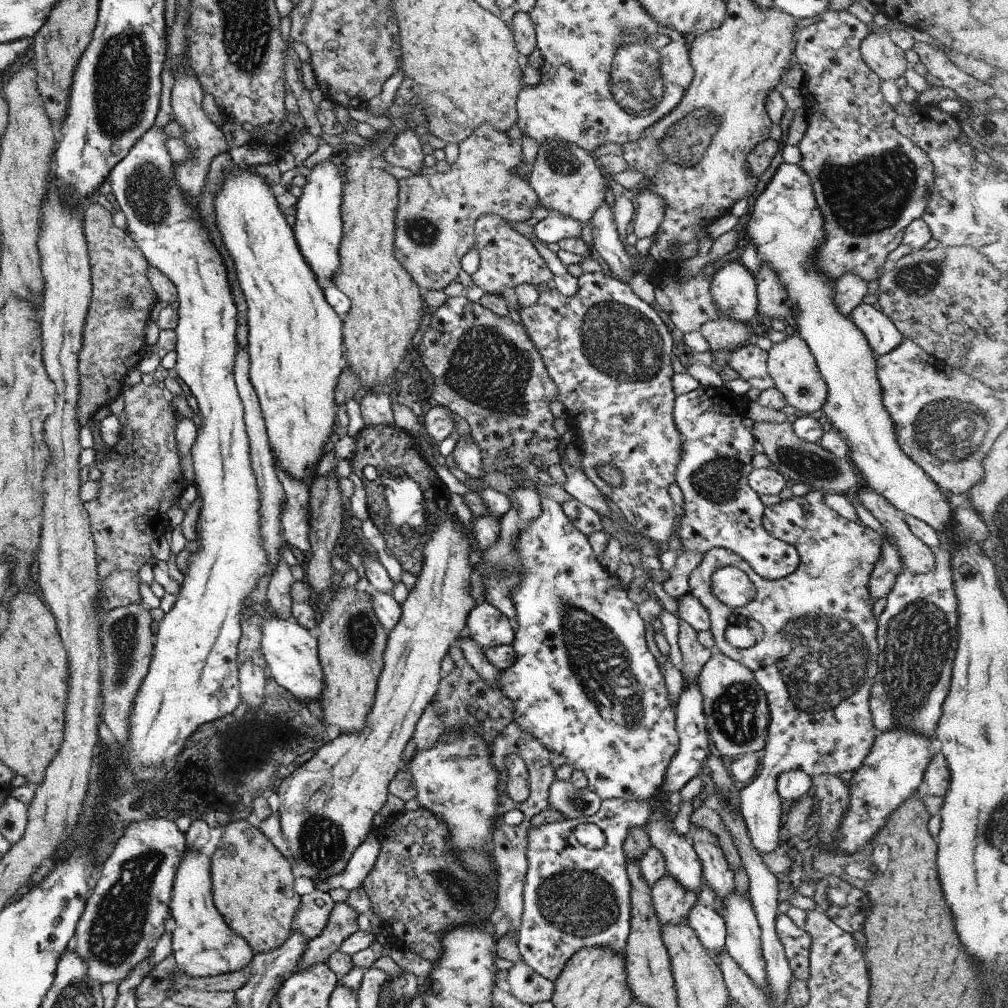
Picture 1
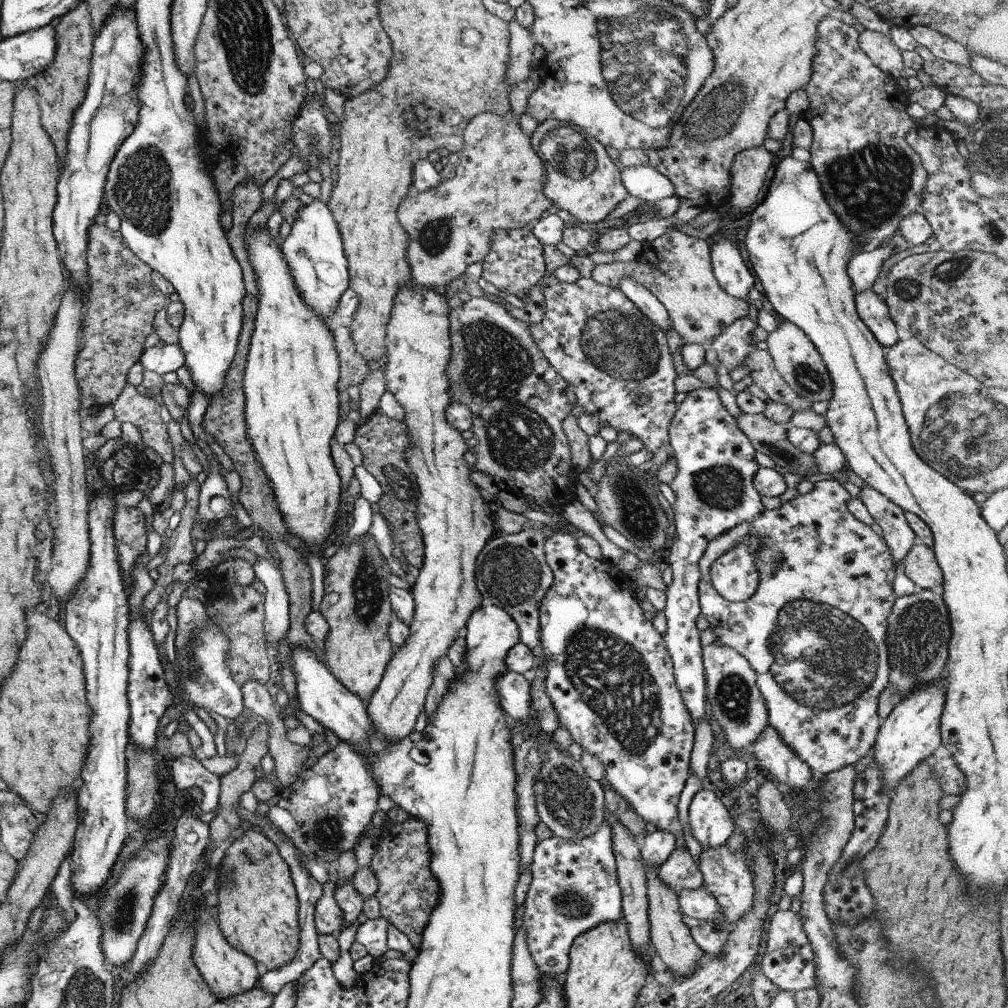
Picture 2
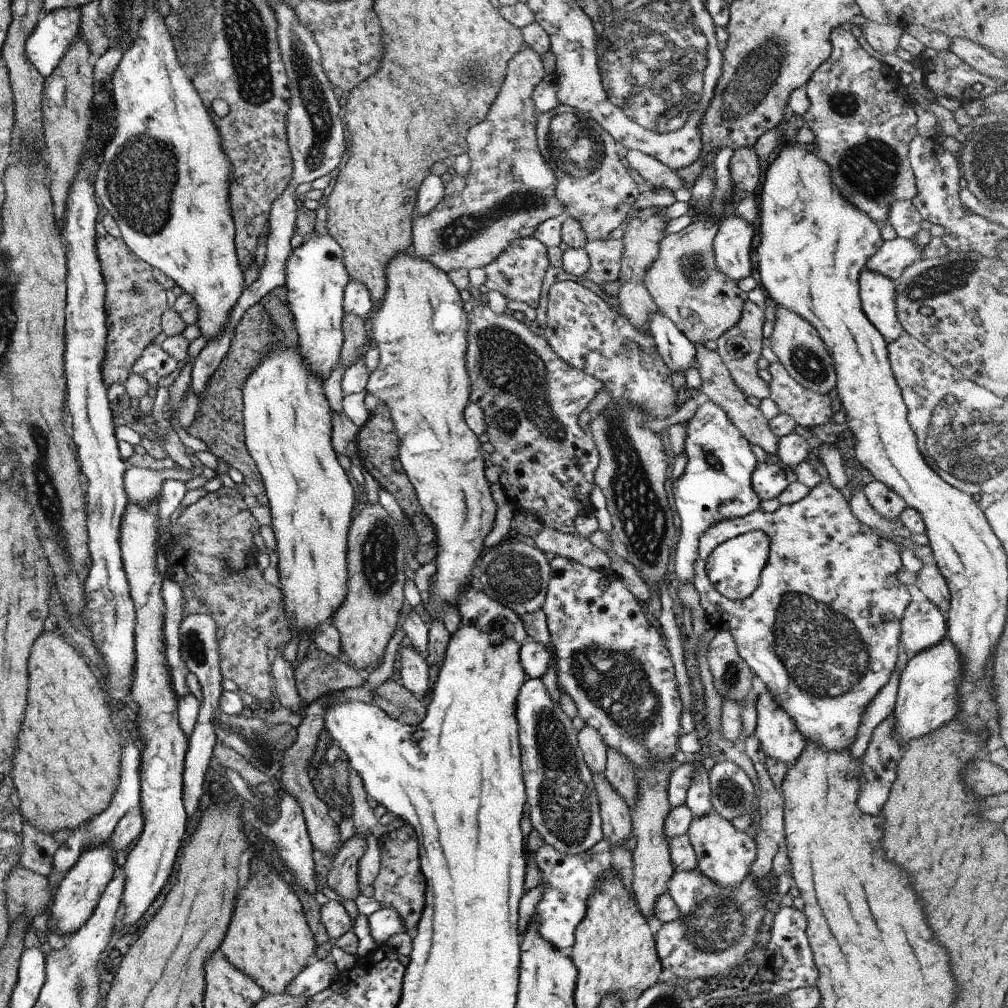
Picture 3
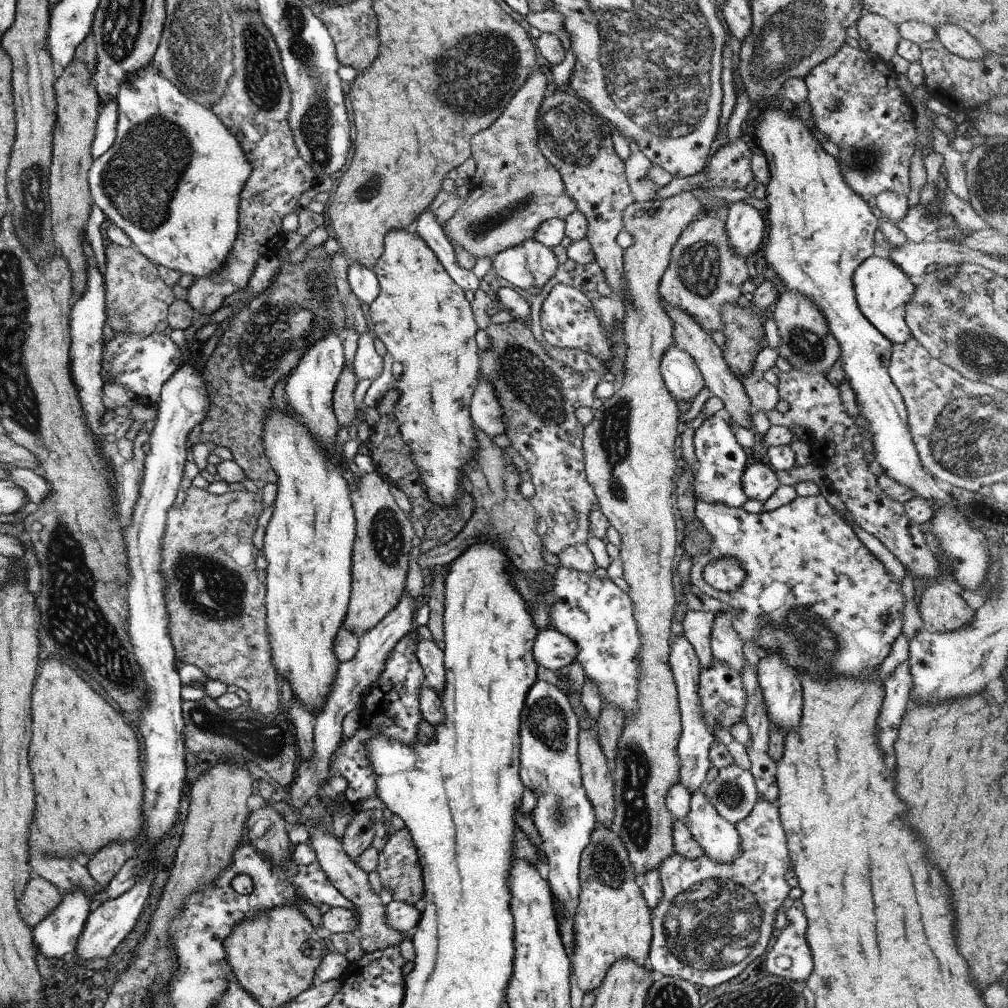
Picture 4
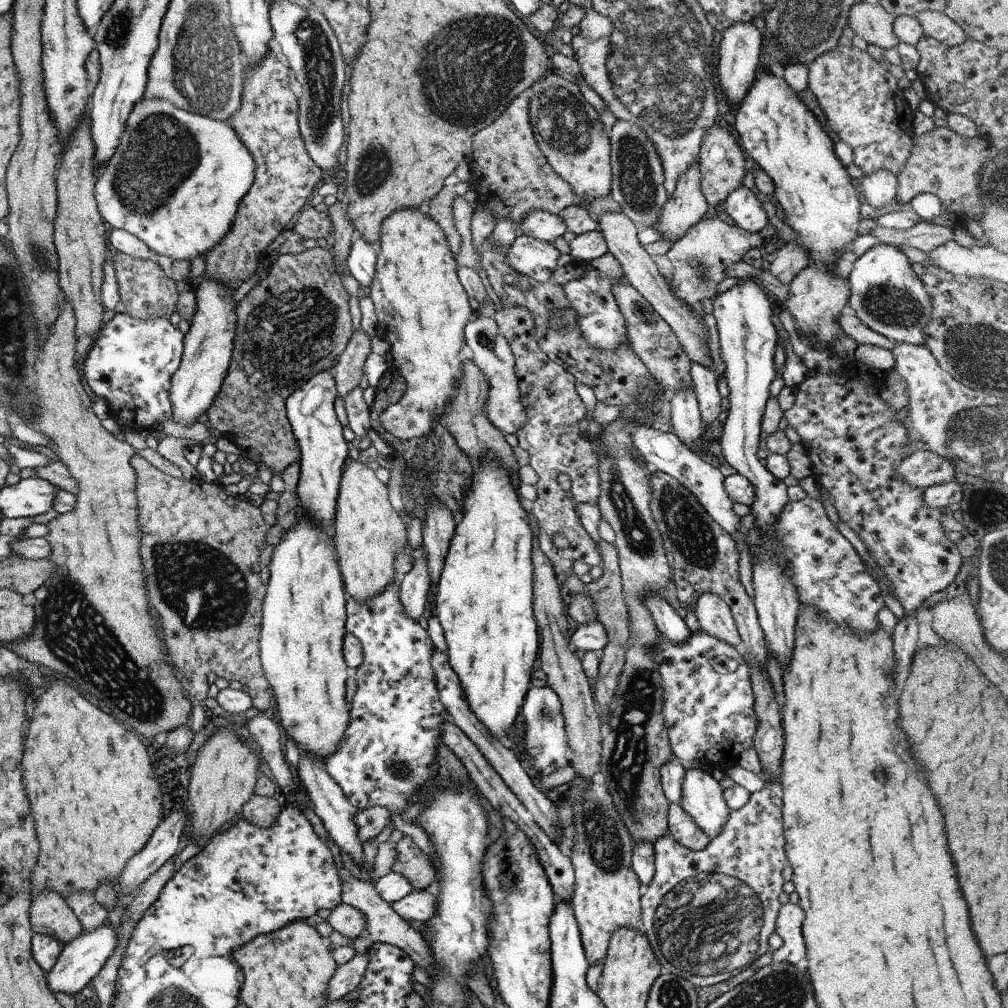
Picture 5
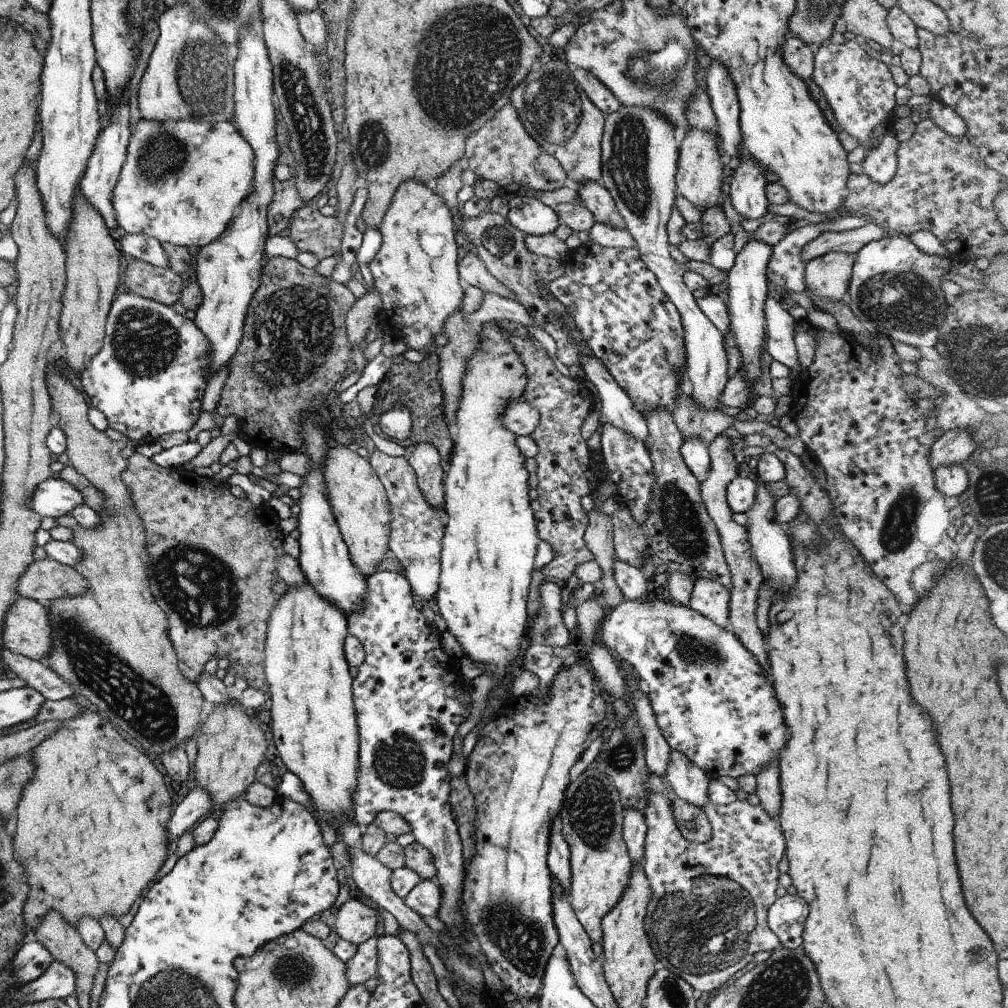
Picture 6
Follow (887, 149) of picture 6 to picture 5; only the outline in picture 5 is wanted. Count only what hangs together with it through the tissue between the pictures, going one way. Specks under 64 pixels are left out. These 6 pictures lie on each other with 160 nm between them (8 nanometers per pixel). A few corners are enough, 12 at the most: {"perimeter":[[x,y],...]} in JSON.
{"perimeter":[[877,169],[860,180],[861,199],[881,208],[895,200],[896,176]]}

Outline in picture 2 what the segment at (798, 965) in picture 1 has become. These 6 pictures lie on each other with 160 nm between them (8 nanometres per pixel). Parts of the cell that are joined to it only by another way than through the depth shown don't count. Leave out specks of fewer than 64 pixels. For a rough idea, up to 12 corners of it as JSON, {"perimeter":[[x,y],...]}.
{"perimeter":[[776,909],[767,921],[765,978],[793,994],[815,989],[801,918]]}

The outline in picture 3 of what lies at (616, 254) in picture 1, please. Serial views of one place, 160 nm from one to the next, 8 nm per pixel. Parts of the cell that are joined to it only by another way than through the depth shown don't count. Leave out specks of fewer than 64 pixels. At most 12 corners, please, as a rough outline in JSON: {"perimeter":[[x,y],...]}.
{"perimeter":[[661,312],[648,332],[663,364],[682,372],[694,344]]}

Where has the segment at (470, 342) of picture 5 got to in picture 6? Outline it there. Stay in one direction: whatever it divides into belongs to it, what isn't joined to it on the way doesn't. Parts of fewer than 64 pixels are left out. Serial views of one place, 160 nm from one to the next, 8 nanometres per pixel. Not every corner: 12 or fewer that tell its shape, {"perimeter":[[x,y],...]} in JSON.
{"perimeter":[[523,396],[499,418],[511,434],[528,437],[539,414]]}

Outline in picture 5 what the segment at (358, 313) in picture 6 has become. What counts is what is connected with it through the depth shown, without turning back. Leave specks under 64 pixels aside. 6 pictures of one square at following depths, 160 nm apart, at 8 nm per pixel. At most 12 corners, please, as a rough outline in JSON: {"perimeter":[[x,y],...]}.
{"perimeter":[[352,331],[331,370],[336,396],[359,384],[370,336]]}

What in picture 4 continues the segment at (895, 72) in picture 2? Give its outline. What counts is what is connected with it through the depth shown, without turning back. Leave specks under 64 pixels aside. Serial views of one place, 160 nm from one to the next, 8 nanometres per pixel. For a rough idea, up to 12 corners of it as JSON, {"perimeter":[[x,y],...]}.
{"perimeter":[[860,14],[855,25],[869,52],[889,63],[901,39],[880,14]]}

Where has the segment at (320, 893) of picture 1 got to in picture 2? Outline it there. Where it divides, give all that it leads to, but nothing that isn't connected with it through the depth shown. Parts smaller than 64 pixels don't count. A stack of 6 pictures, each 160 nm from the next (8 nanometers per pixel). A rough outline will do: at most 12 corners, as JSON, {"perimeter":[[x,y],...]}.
{"perimeter":[[334,884],[323,886],[314,907],[316,934],[341,932]]}

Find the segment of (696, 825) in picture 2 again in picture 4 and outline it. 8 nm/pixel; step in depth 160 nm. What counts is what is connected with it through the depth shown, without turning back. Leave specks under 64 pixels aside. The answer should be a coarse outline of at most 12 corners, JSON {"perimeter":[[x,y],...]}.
{"perimeter":[[671,636],[668,665],[680,710],[678,781],[702,789],[715,740],[697,696],[699,662]]}

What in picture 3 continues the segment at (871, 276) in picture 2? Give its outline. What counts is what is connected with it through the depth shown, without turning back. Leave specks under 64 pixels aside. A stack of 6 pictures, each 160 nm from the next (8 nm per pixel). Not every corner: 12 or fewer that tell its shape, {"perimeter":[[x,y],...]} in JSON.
{"perimeter":[[913,239],[882,241],[864,268],[894,281],[921,258]]}

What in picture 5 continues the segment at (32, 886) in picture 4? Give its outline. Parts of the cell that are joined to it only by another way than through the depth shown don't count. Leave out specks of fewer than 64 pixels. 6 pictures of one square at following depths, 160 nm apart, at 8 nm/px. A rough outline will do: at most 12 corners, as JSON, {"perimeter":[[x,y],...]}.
{"perimeter":[[53,891],[31,898],[33,934],[63,946],[83,932],[64,899]]}

